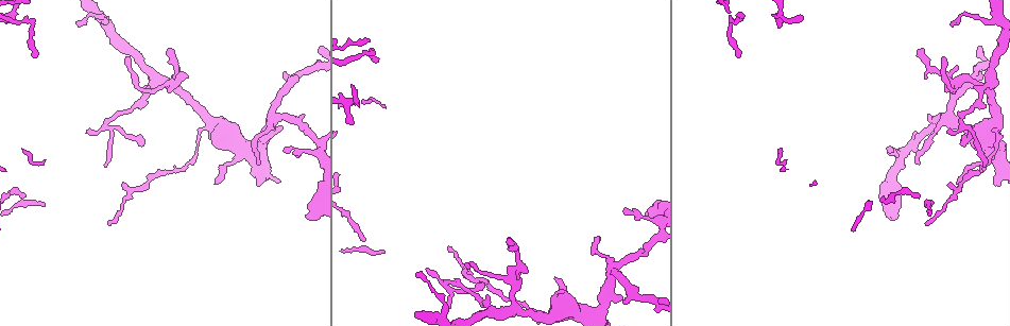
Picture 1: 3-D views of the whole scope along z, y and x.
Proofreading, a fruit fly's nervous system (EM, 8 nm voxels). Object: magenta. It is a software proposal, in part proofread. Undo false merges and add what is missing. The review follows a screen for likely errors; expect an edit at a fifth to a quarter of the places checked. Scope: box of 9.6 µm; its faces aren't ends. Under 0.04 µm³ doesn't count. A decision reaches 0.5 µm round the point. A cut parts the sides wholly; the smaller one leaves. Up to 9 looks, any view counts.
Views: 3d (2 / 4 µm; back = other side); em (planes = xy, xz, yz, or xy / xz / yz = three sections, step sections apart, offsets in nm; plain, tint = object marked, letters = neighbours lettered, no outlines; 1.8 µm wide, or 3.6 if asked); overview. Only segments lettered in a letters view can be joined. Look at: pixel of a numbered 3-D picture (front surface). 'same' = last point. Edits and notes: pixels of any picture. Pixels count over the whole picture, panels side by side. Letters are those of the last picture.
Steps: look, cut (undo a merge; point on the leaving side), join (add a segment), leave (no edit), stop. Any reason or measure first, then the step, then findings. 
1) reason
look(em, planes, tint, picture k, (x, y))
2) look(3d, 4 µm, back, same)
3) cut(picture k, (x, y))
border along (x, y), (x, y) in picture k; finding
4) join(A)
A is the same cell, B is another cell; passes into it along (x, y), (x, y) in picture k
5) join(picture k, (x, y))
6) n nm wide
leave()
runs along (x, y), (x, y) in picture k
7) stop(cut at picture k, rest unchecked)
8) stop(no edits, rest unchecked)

look(em, 3.6 µm, yz, step 4, letters, picture 1, (894, 216))

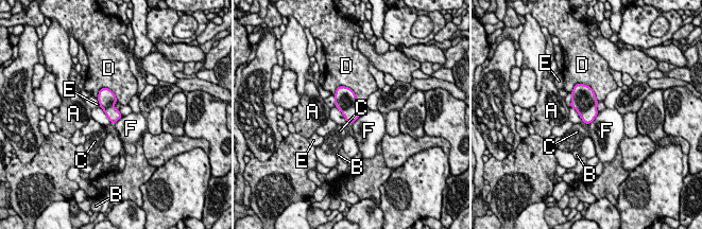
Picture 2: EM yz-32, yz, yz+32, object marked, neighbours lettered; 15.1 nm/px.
D touches over 460 nm
leave()
A, B, C, D, E and F are other cells; border along (598, 112), (588, 124) in picture 2; no lettered segment goes on from it

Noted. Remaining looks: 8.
tapers out
look(em, planes, letters, picture 1, (554, 279))

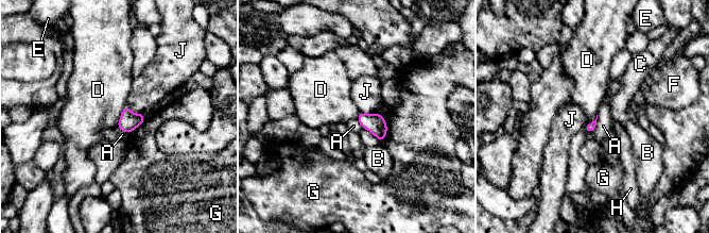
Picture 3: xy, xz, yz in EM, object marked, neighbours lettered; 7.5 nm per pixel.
leave()
A, B, C, D, E, F, G, H and J are other cells; border along (126, 104), (117, 125) in picture 3; none of them fits

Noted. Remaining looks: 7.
thin end
look(em, planes, letters, picture 1, (946, 131))

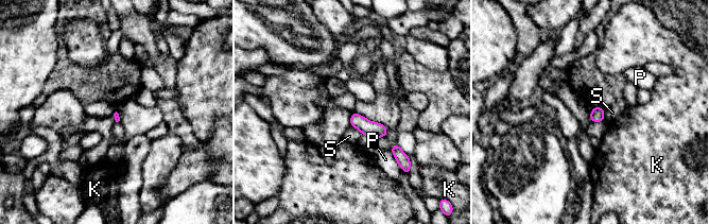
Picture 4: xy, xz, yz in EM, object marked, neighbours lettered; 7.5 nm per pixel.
leave()
K, P and S are other cells; border along (350, 125), (355, 126), (362, 134) in picture 4; no lettered segment goes on from it

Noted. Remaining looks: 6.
long arm stops here
look(em, planes, letters, picture 1, (448, 247))

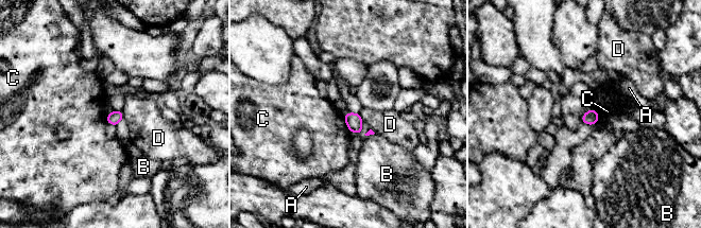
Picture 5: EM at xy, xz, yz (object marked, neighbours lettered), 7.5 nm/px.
leave()
A, B, C and D are other cells; border along (343, 117), (351, 132) in picture 5; none of them fits

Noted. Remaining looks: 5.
stop(no edits, rest unchecked)

